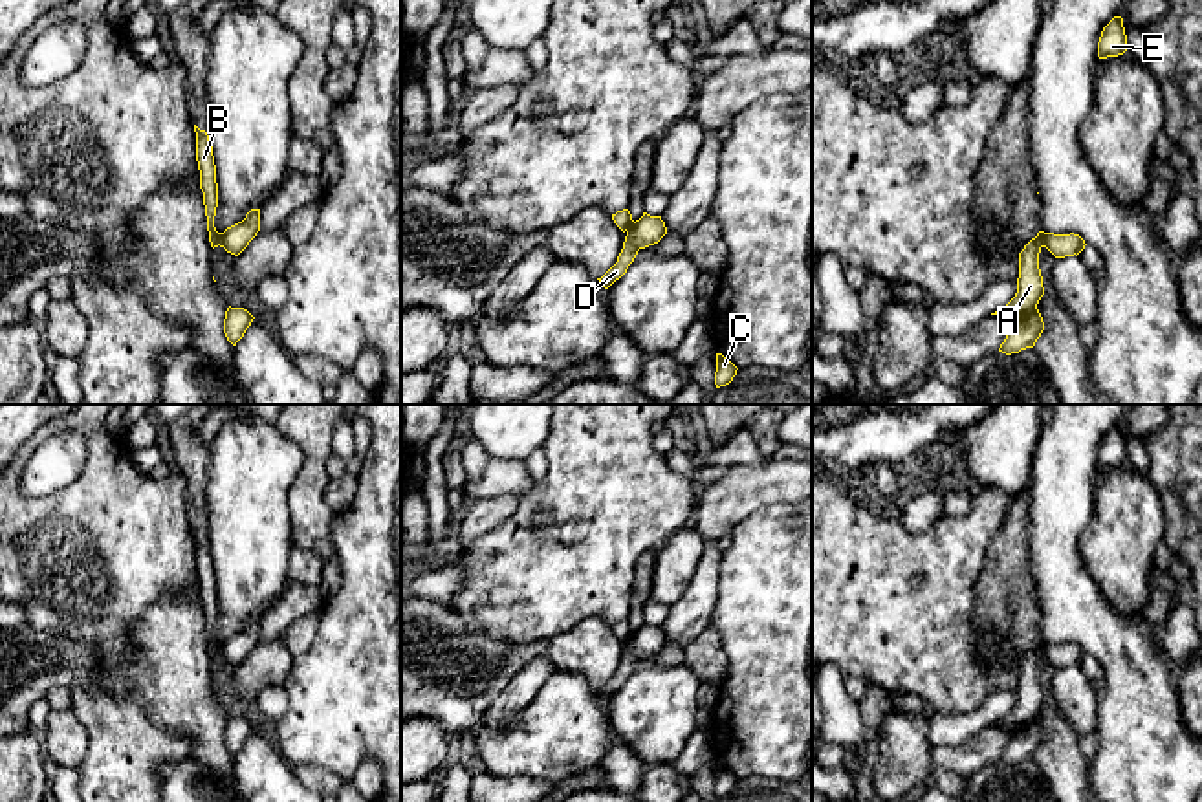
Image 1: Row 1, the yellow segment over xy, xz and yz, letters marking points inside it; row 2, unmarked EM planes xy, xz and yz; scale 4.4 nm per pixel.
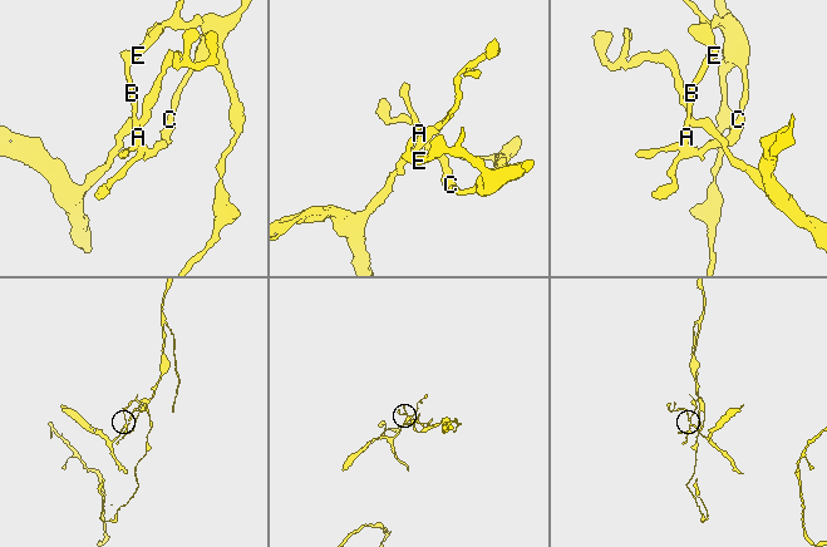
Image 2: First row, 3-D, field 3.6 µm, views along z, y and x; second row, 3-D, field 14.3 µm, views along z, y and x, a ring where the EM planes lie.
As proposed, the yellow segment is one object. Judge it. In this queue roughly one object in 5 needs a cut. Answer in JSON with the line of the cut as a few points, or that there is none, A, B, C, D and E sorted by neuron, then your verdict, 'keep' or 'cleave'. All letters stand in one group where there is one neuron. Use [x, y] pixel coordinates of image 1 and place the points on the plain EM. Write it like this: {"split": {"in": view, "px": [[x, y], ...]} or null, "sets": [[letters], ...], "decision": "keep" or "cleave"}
{"split": {"in": "yz", "px": [[1043, 641], [1041, 656]]}, "sets": [["A", "B", "C", "E"], ["D"]], "decision": "cleave"}

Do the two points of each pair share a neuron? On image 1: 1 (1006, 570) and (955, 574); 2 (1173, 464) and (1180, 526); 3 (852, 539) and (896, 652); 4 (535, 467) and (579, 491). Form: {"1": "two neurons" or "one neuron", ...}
{"1": "two neurons", "2": "one neuron", "3": "one neuron", "4": "two neurons"}

